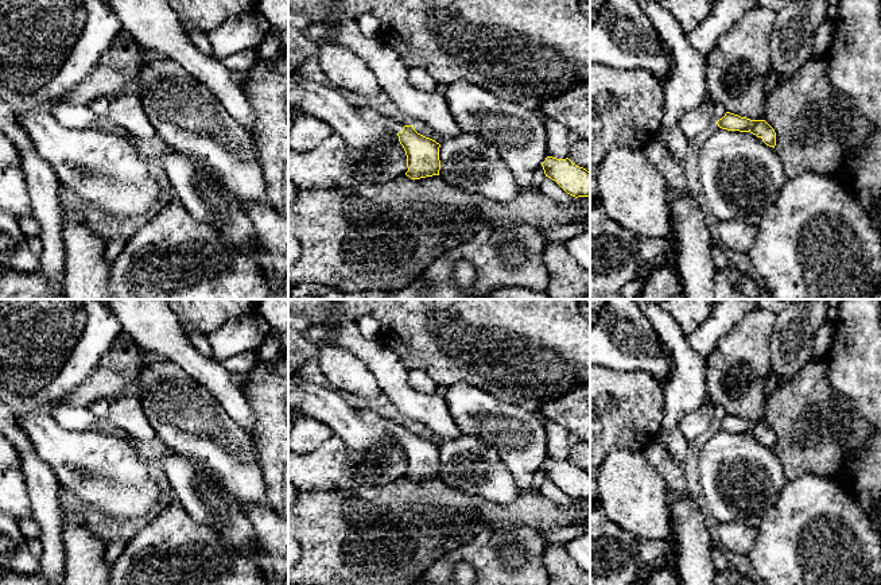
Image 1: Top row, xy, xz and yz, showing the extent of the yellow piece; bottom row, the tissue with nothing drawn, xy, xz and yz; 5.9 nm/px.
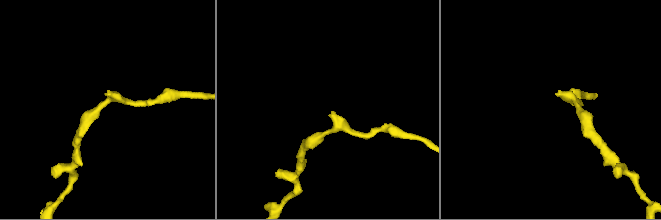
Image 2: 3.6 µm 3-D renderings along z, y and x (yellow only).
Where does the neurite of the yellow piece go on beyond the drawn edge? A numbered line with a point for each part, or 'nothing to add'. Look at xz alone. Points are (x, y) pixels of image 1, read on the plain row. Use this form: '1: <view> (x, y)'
1: xz (372, 418)

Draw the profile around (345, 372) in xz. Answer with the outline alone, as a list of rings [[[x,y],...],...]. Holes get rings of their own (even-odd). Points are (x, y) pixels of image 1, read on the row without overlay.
[[[323,340],[317,345],[318,360],[314,365],[322,372],[330,388],[365,400],[383,395],[376,377],[356,355]]]

